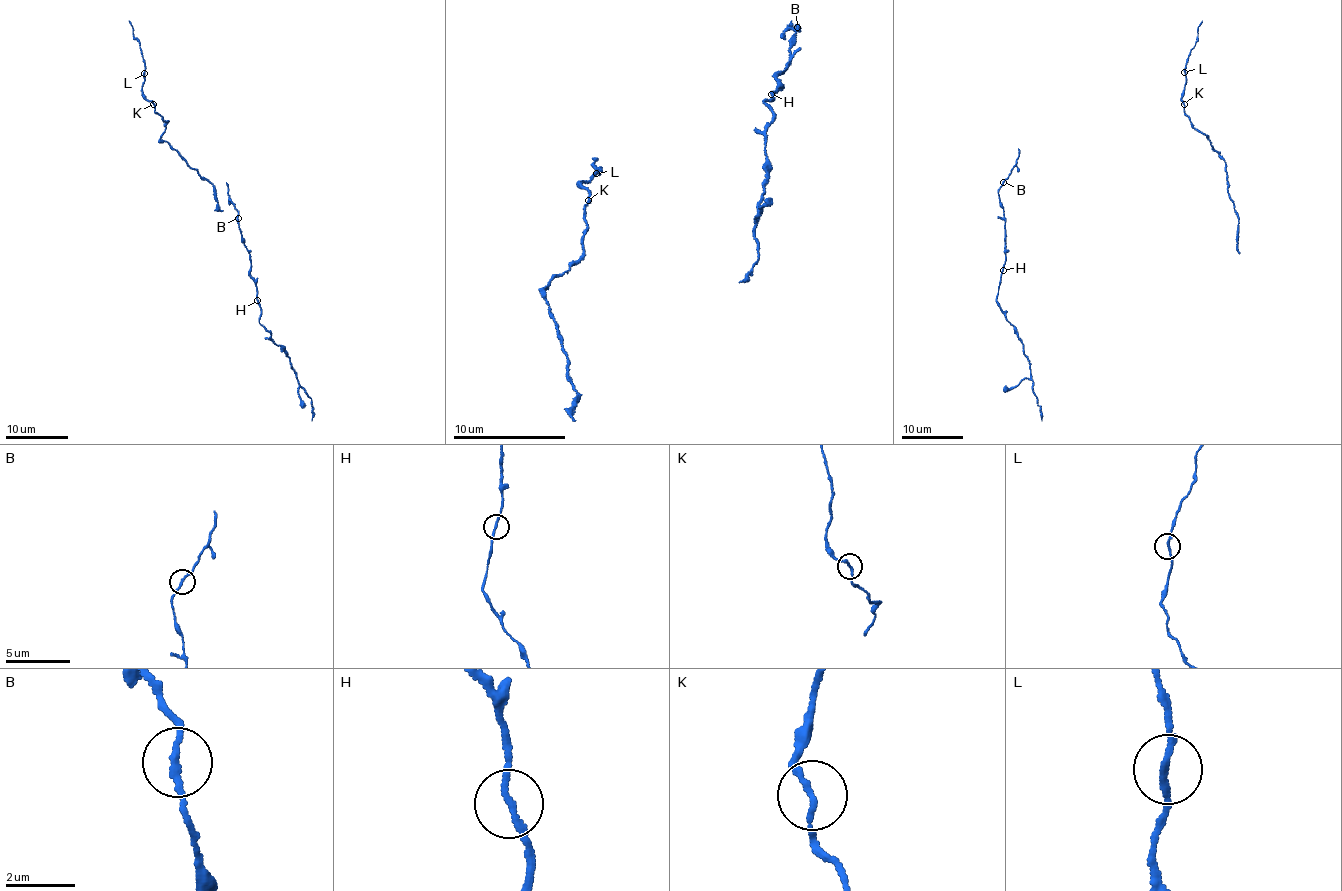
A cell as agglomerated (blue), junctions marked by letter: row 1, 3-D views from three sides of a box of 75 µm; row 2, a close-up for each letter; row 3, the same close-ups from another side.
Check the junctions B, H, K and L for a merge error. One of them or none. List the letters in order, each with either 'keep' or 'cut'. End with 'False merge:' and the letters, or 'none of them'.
B: keep
H: keep
K: keep
L: keep
False merge: none of them

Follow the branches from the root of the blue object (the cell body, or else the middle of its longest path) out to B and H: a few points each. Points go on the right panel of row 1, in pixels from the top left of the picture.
B: (1019, 149), (1017, 164), (1004, 183)
H: (1019, 149), (1017, 164), (998, 191), (1005, 223), (1003, 270)

